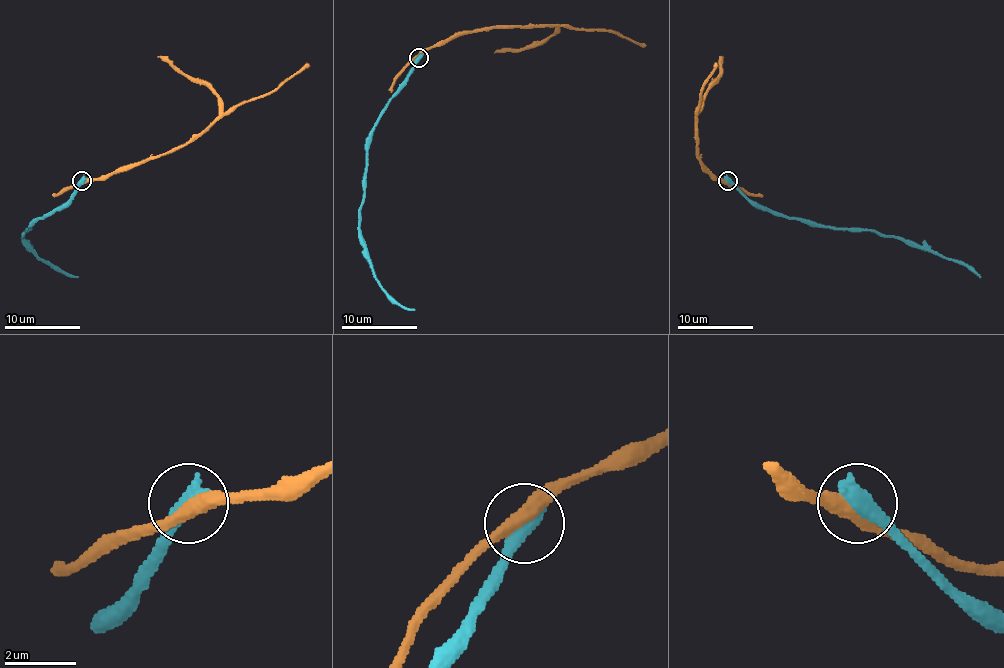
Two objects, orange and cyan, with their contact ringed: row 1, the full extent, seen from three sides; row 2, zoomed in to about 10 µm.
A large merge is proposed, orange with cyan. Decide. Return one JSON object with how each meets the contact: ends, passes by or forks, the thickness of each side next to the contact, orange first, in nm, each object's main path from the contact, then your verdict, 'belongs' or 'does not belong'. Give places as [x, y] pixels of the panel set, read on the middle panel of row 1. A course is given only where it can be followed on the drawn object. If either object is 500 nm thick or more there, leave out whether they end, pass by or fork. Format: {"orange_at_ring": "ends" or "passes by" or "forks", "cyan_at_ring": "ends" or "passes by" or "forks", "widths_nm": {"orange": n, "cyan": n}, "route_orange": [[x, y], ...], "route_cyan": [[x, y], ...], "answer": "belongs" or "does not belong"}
{"widths_nm": {"orange": 400, "cyan": 600}, "route_orange": [[418, 58], [454, 37], [488, 27], [572, 26], [576, 29], [610, 29], [646, 45]], "route_cyan": [[418, 58], [372, 132], [359, 231], [366, 260], [378, 283], [399, 304], [414, 309]], "answer": "does not belong"}

